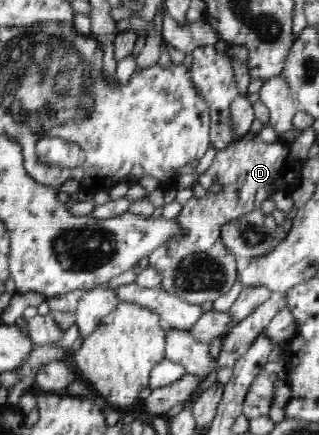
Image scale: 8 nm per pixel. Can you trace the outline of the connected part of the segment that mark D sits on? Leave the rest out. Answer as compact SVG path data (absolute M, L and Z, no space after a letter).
M257 135L252 140L248 141L248 139L244 139L244 141L240 141L240 139L234 141L232 144L228 145L226 149L222 149L222 151L216 152L212 164L207 169L206 173L212 177L213 183L219 183L222 185L222 190L219 191L215 196L207 195L203 197L203 199L190 199L186 204L183 204L183 210L178 217L175 218L175 221L178 221L182 228L184 228L184 235L180 237L176 237L176 239L168 240L166 243L163 243L160 247L157 247L152 253L149 255L149 266L152 268L156 268L156 271L159 271L159 276L161 277L161 288L165 289L168 293L172 295L176 295L187 302L202 305L202 303L206 303L206 301L216 301L220 295L224 295L227 291L230 291L230 288L234 285L234 282L237 280L236 274L236 260L234 258L233 253L224 245L224 242L221 240L220 235L220 226L225 225L229 222L236 221L240 217L243 217L246 213L255 211L255 209L260 209L264 200L268 198L272 199L274 193L281 193L281 191L285 191L285 193L290 194L292 191L298 187L301 183L301 177L303 172L303 160L300 160L295 156L294 153L291 152L290 145L284 142L284 140L279 140L274 143L266 143L262 141Z

